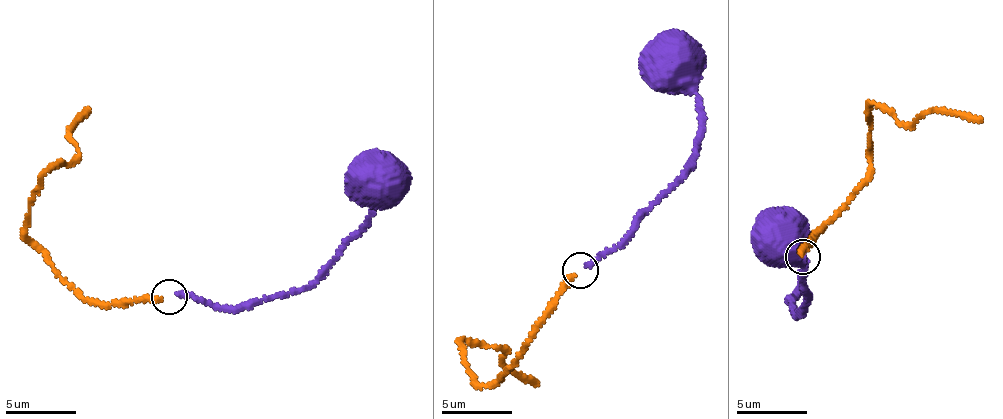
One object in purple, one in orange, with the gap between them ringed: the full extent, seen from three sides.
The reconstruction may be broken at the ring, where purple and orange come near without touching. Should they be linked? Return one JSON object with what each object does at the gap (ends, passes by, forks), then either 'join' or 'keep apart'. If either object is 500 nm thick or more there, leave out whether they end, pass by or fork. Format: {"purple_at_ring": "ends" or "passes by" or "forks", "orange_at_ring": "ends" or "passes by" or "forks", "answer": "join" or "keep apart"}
{"purple_at_ring": "ends", "orange_at_ring": "ends", "answer": "keep apart"}

